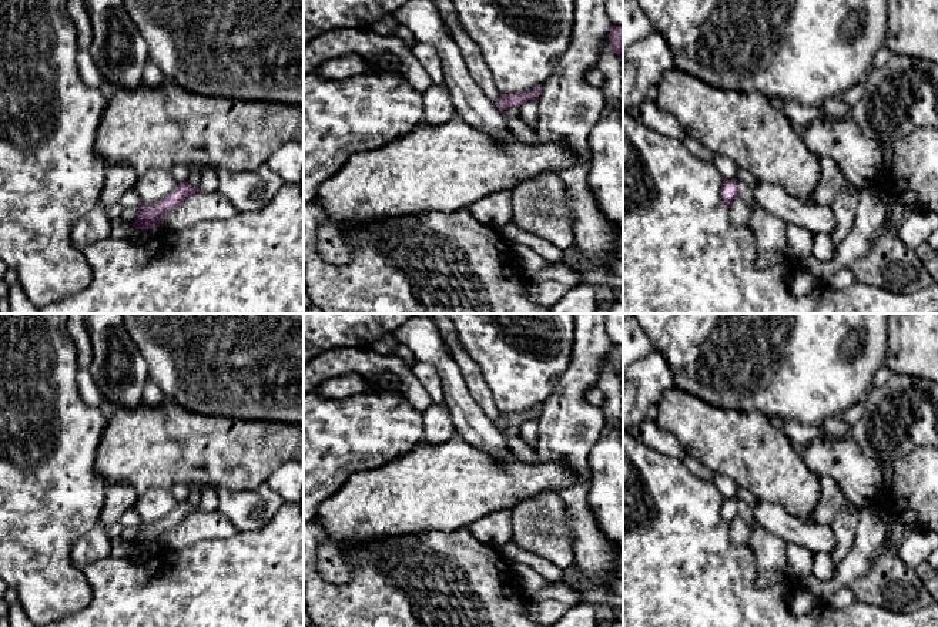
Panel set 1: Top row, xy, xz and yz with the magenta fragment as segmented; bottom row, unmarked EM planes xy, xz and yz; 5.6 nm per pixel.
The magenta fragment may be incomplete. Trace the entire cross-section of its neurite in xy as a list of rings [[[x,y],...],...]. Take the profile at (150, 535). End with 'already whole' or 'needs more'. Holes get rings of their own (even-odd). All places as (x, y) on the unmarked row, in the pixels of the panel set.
[[[180,502],[174,510],[160,519],[155,523],[140,523],[138,527],[138,536],[133,542],[134,549],[148,549],[151,546],[160,546],[161,536],[178,524],[181,524],[190,514],[200,510],[198,506],[190,506],[188,502]]] | already whole

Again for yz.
[[[724,499],[720,509],[721,519],[730,524],[738,516],[738,504],[734,499]]] | already whole

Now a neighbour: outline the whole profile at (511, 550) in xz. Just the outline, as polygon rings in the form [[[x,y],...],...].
[[[509,540],[505,546],[502,546],[499,551],[510,564],[526,564],[543,576],[549,583],[560,583],[563,579],[563,570],[560,567],[542,556],[520,549],[513,540]]]

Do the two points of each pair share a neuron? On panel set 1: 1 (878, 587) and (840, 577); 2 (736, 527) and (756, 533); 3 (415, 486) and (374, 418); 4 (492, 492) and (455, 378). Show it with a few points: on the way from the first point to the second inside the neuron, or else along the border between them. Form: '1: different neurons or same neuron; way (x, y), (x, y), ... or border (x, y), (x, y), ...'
1: different neurons; border (875, 559), (861, 577), (847, 586)
2: different neurons; border (749, 530), (750, 543)
3: different neurons; border (422, 441), (389, 462), (367, 470)
4: different neurons; border (456, 432), (499, 460), (511, 455)

